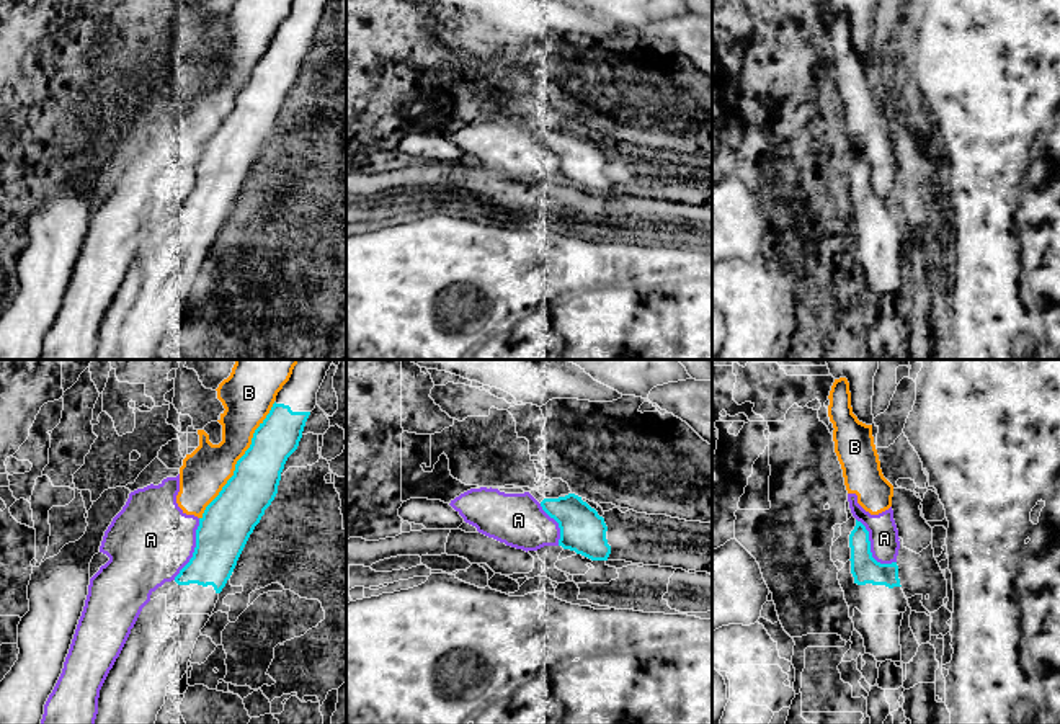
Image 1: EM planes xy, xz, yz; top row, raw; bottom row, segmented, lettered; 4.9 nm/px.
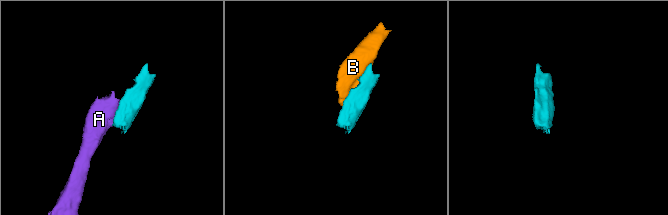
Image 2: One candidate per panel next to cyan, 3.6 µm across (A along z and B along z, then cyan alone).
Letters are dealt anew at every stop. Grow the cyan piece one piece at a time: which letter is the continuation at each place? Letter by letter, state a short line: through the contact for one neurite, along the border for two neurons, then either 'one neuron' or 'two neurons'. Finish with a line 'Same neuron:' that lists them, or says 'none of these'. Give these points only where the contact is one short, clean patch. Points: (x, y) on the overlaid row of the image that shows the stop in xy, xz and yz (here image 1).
A: two neurons
B: two neurons
Same neuron: none of these

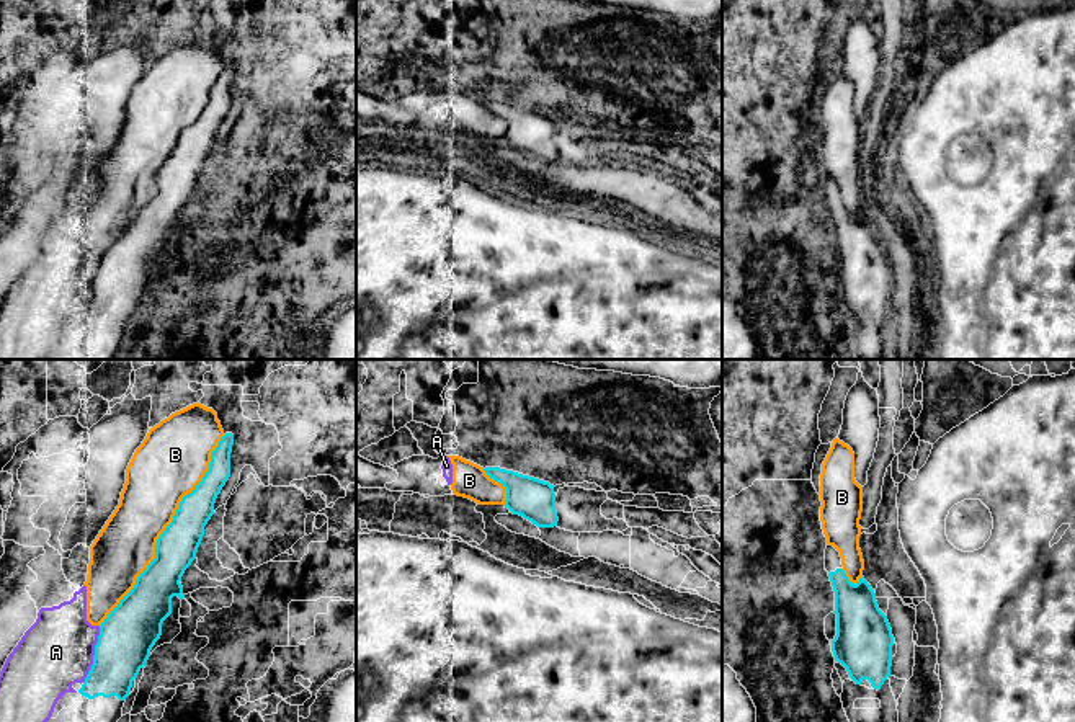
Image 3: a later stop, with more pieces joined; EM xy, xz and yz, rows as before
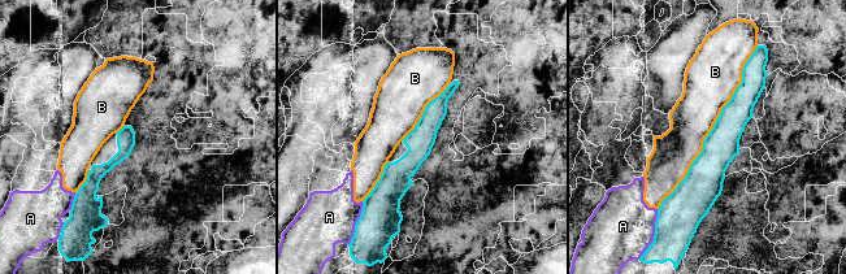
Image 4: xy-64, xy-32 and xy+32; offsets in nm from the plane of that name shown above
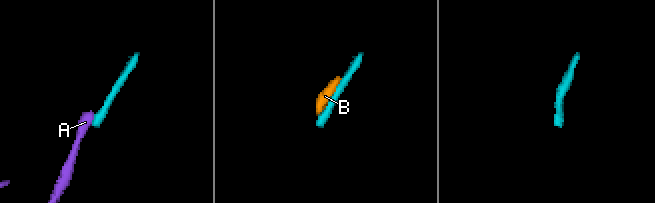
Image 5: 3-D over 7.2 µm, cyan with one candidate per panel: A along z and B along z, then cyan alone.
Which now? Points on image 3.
A: two neurons
B: two neurons
Same neuron: none of these

